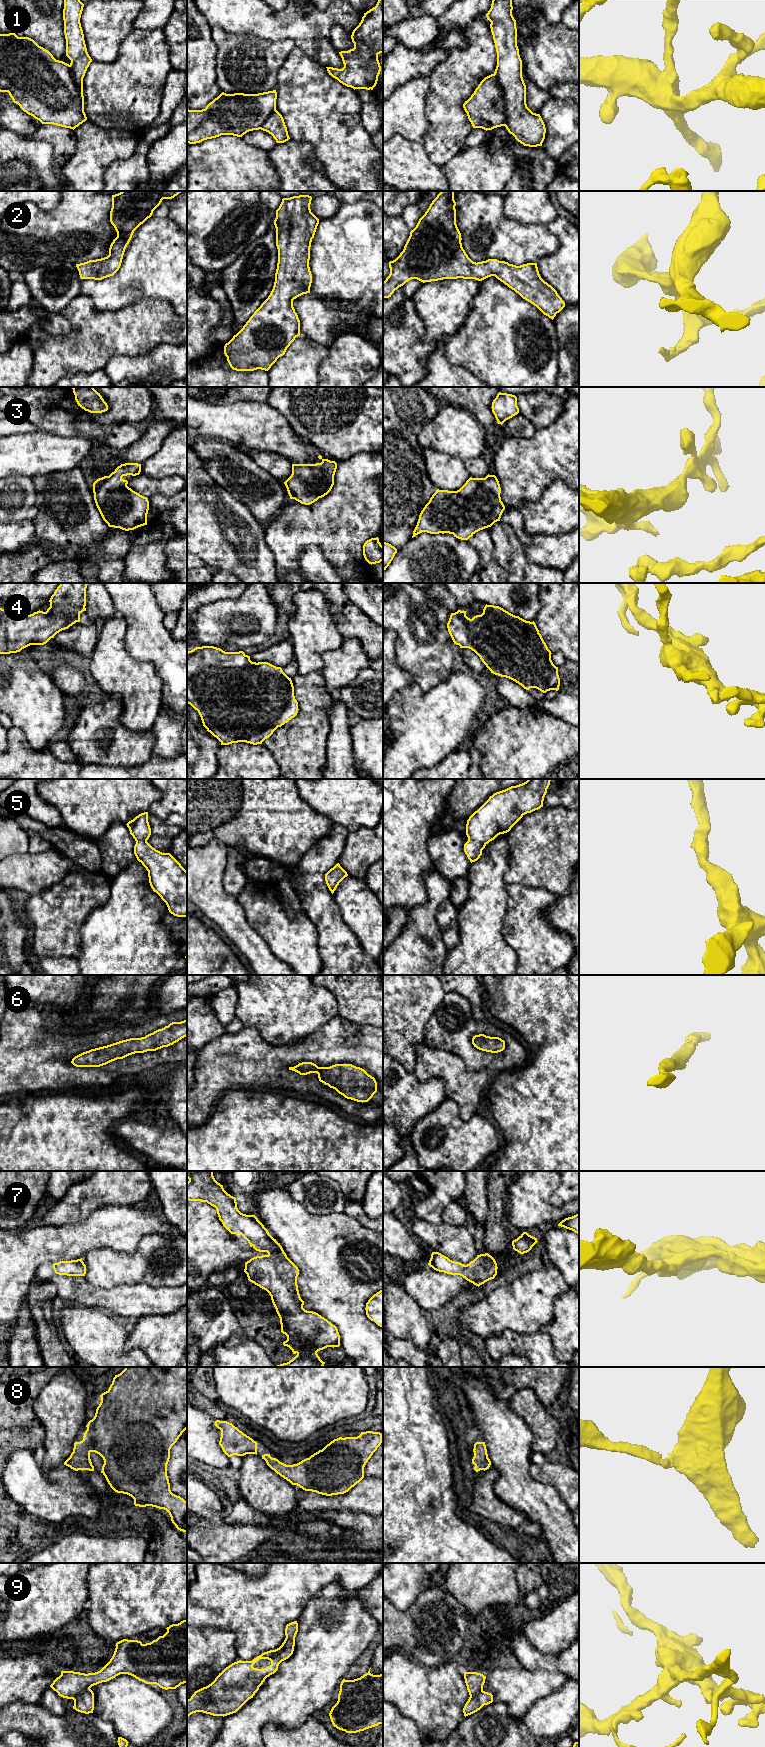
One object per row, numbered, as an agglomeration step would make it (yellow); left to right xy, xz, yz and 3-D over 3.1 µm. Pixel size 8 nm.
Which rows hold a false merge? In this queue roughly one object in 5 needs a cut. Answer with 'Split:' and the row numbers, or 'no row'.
Split: no row

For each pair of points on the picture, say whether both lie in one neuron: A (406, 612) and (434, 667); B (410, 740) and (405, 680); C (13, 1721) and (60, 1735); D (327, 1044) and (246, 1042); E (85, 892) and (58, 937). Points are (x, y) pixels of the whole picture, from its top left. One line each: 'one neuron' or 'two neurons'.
A: one neuron
B: two neurons
C: one neuron
D: one neuron
E: one neuron

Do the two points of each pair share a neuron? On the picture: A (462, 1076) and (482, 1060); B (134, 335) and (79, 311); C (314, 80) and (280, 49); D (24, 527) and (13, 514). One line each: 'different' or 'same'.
A: different
B: same
C: different
D: different

